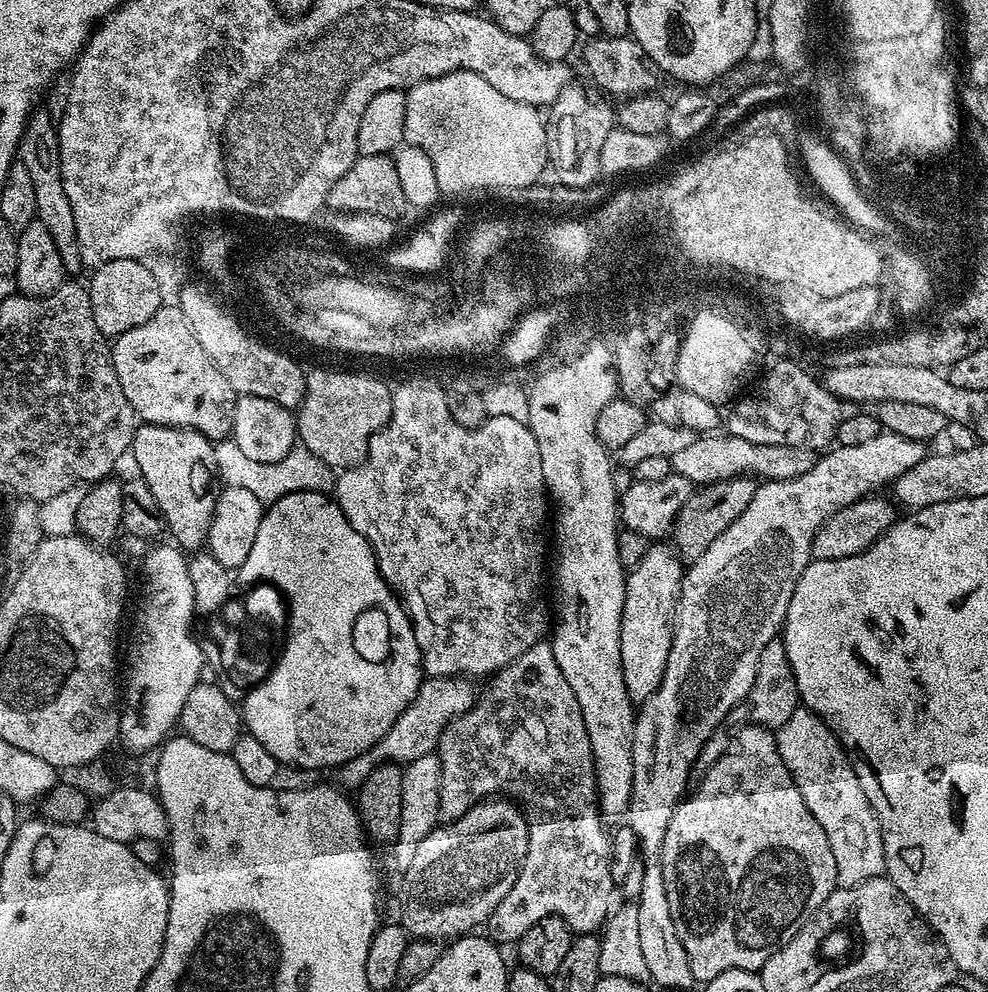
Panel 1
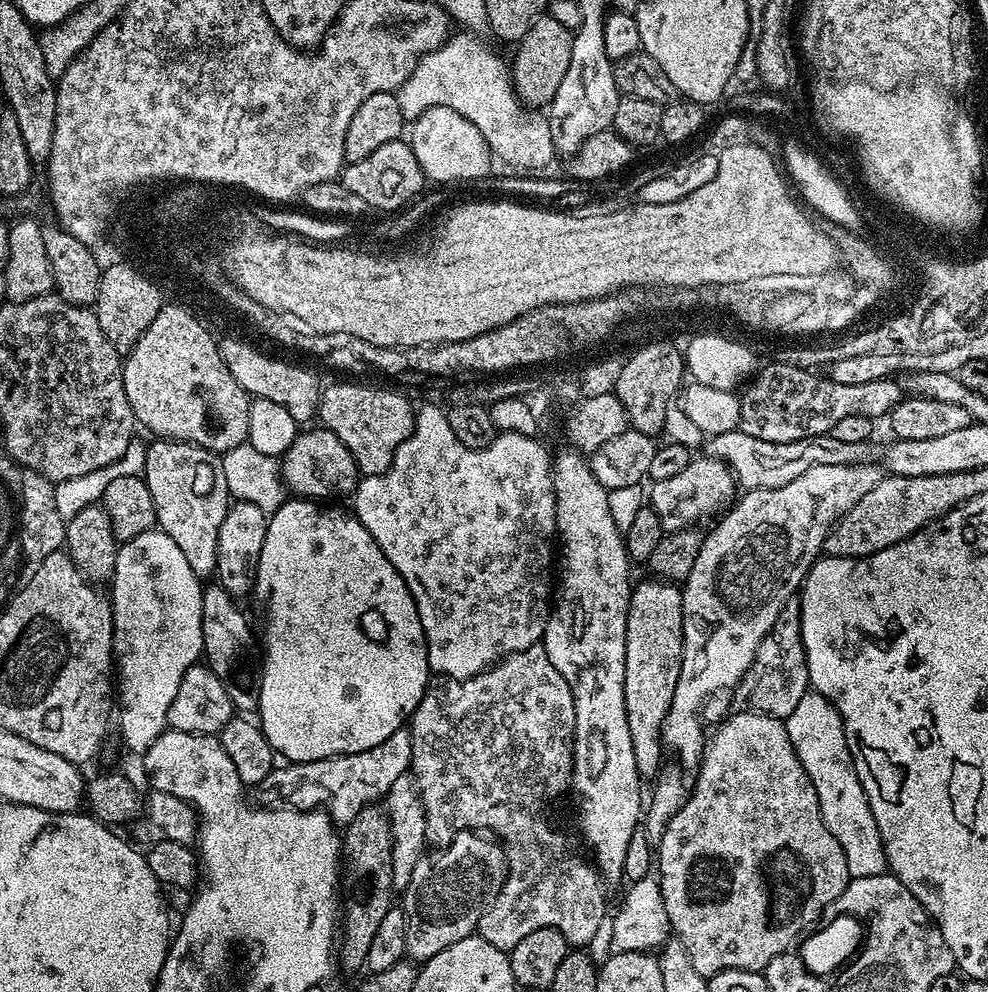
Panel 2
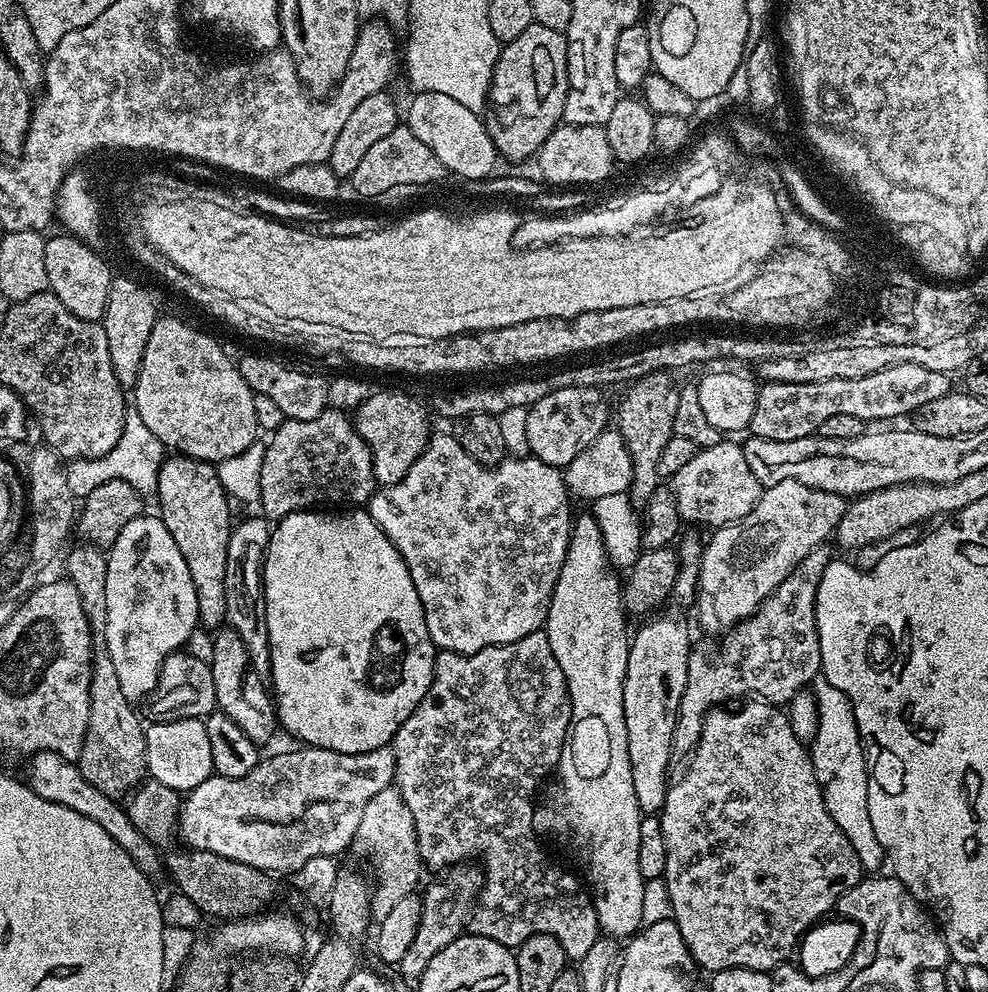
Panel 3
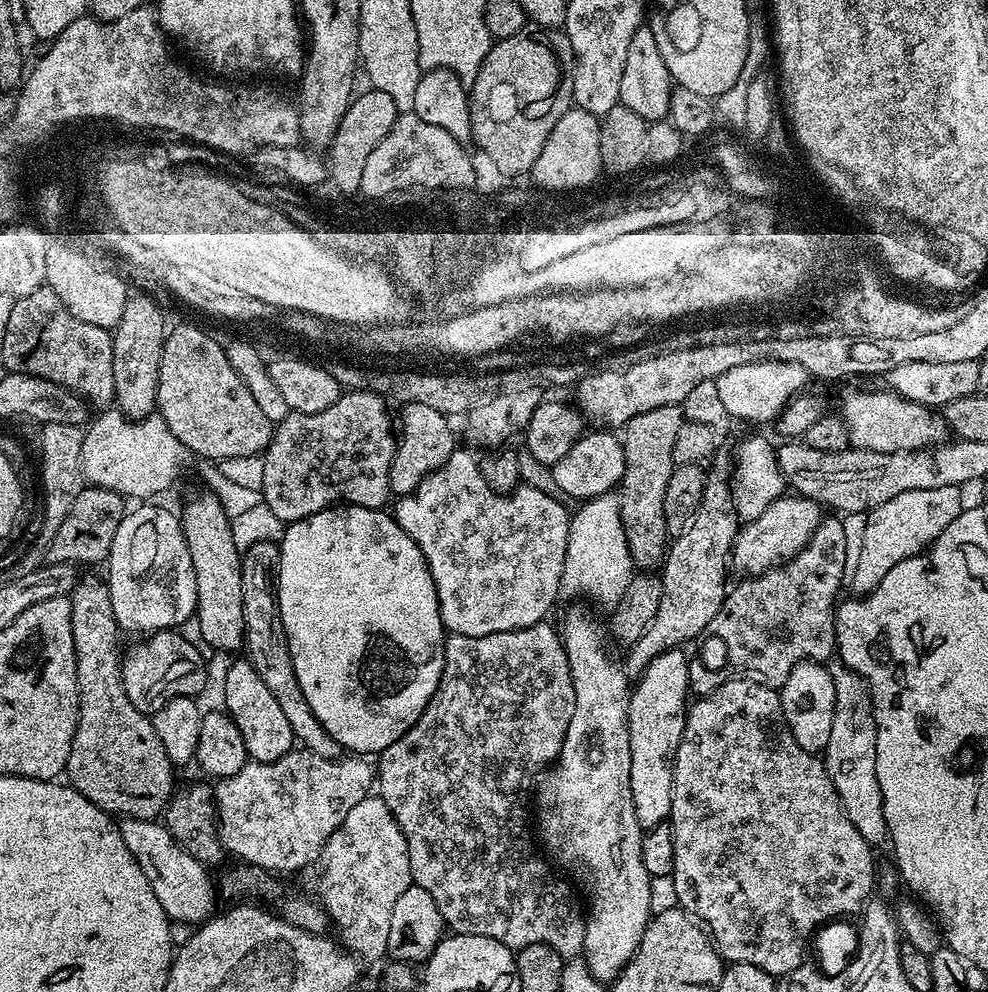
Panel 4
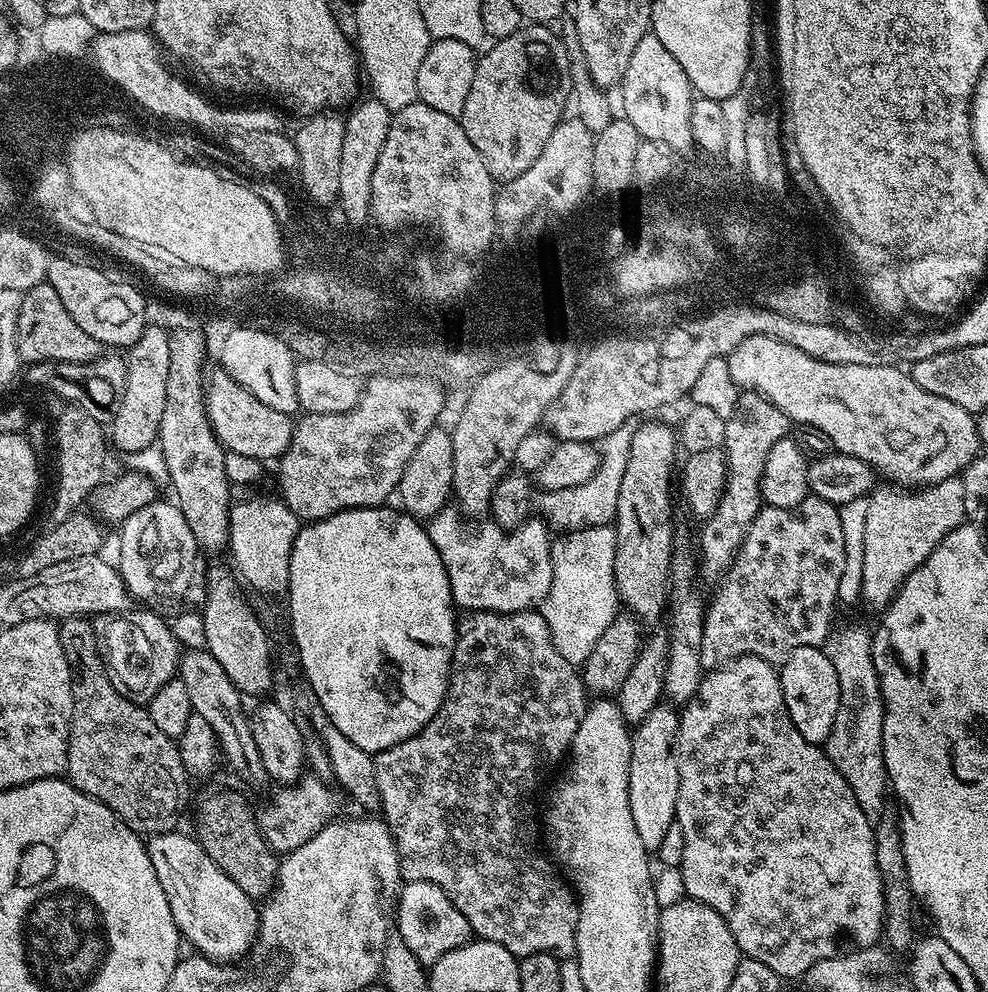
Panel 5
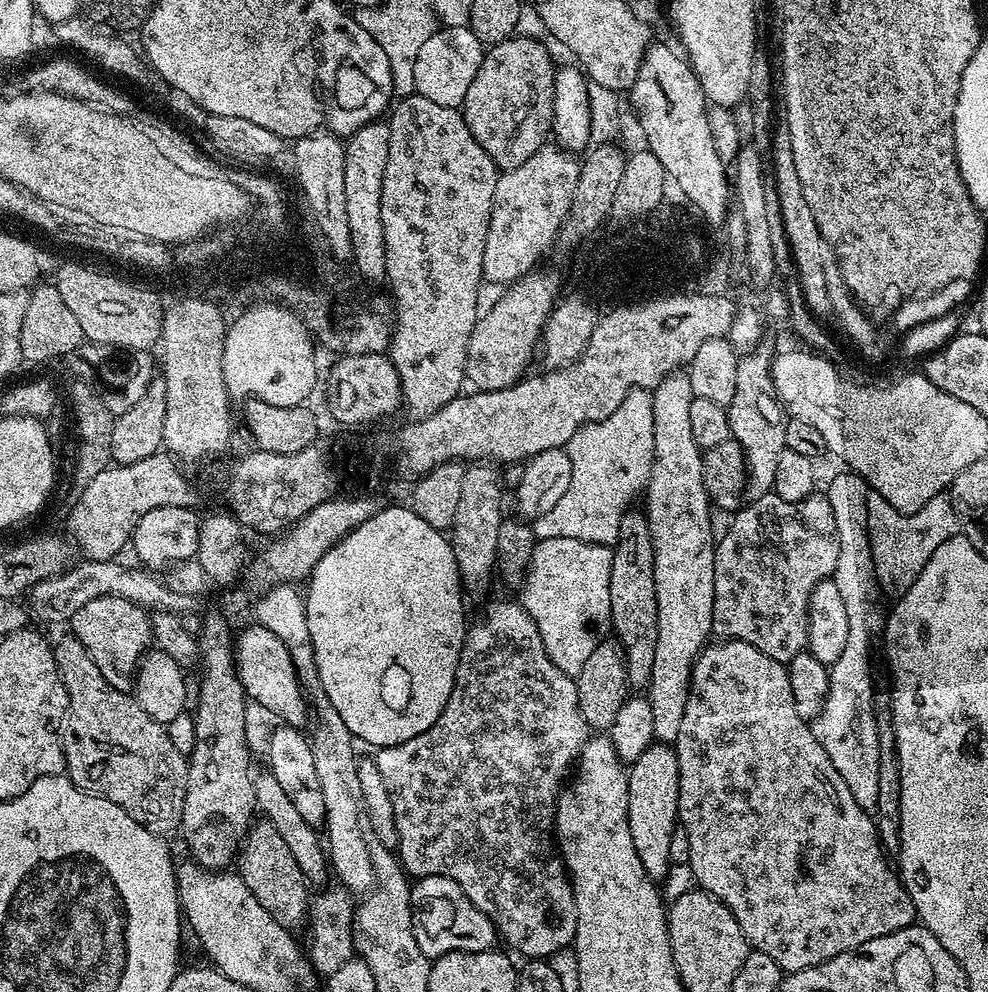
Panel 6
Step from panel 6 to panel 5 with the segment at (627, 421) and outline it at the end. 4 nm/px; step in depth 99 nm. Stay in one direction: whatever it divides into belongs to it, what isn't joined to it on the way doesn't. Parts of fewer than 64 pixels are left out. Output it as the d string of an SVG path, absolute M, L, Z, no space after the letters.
M627 422L599 441L599 469L595 471L594 478L590 478L590 482L582 482L582 486L558 490L547 495L548 509L542 516L557 533L573 532L596 525L609 525L615 519L618 491L622 476L625 474L633 431L633 425Z

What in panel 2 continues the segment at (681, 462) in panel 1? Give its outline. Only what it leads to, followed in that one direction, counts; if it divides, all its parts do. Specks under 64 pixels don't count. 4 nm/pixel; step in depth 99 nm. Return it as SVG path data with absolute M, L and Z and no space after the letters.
M739 430L718 434L706 444L707 455L723 460L741 489L777 488L794 482L798 474L806 474L815 464L863 464L869 459L873 445L838 442L831 434L815 436L798 442L762 442L762 438L750 438L750 434Z

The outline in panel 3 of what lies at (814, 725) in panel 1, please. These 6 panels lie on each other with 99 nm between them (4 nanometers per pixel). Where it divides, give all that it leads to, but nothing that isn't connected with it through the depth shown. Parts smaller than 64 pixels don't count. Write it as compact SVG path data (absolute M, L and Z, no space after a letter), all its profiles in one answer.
M827 682L815 685L817 702L817 734L810 741L810 755L814 774L820 783L820 789L826 802L826 810L838 828L854 846L858 854L861 869L868 874L876 874L885 867L886 853L874 834L874 825L870 823L868 805L868 757L865 741L858 734L858 722L854 718L852 703L842 690L830 686Z

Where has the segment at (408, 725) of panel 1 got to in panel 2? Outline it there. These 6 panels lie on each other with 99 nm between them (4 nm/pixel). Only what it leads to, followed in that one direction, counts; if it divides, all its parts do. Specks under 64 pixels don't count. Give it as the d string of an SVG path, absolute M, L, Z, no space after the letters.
M401 730L390 734L386 742L358 754L342 754L314 762L291 762L273 767L267 778L267 787L276 792L297 792L304 796L303 807L308 810L323 809L337 826L346 826L368 804L387 797L390 786L402 778L412 766L412 734Z

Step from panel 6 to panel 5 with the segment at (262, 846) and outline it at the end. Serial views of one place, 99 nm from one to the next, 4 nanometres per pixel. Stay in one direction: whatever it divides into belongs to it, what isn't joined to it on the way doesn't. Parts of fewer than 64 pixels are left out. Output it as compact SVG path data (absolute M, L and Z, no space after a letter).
M232 790L208 792L202 795L197 802L195 799L194 808L195 804L194 826L196 830L194 830L194 837L206 850L206 854L250 898L255 900L265 899L275 887L280 858L269 846L264 833L260 829L255 807L250 806L244 795Z

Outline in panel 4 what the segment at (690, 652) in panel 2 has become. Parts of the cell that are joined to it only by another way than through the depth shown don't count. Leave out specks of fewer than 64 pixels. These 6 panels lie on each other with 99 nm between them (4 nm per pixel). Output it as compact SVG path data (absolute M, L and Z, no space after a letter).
M785 494L779 496L774 503L766 506L758 518L747 521L736 534L732 544L730 564L740 574L755 574L767 571L792 559L814 534L814 530L822 519L821 505L807 496Z

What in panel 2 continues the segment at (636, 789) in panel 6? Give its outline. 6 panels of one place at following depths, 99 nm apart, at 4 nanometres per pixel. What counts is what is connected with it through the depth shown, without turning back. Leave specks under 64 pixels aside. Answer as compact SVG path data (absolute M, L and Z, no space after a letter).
M648 578L645 584L637 583L632 590L626 618L624 697L626 698L626 722L630 722L630 742L634 742L634 762L638 766L641 777L644 778L655 777L662 766L660 732L664 729L664 719L670 710L670 702L674 698L674 688L678 686L683 649L681 589L675 583L665 582L660 578Z

